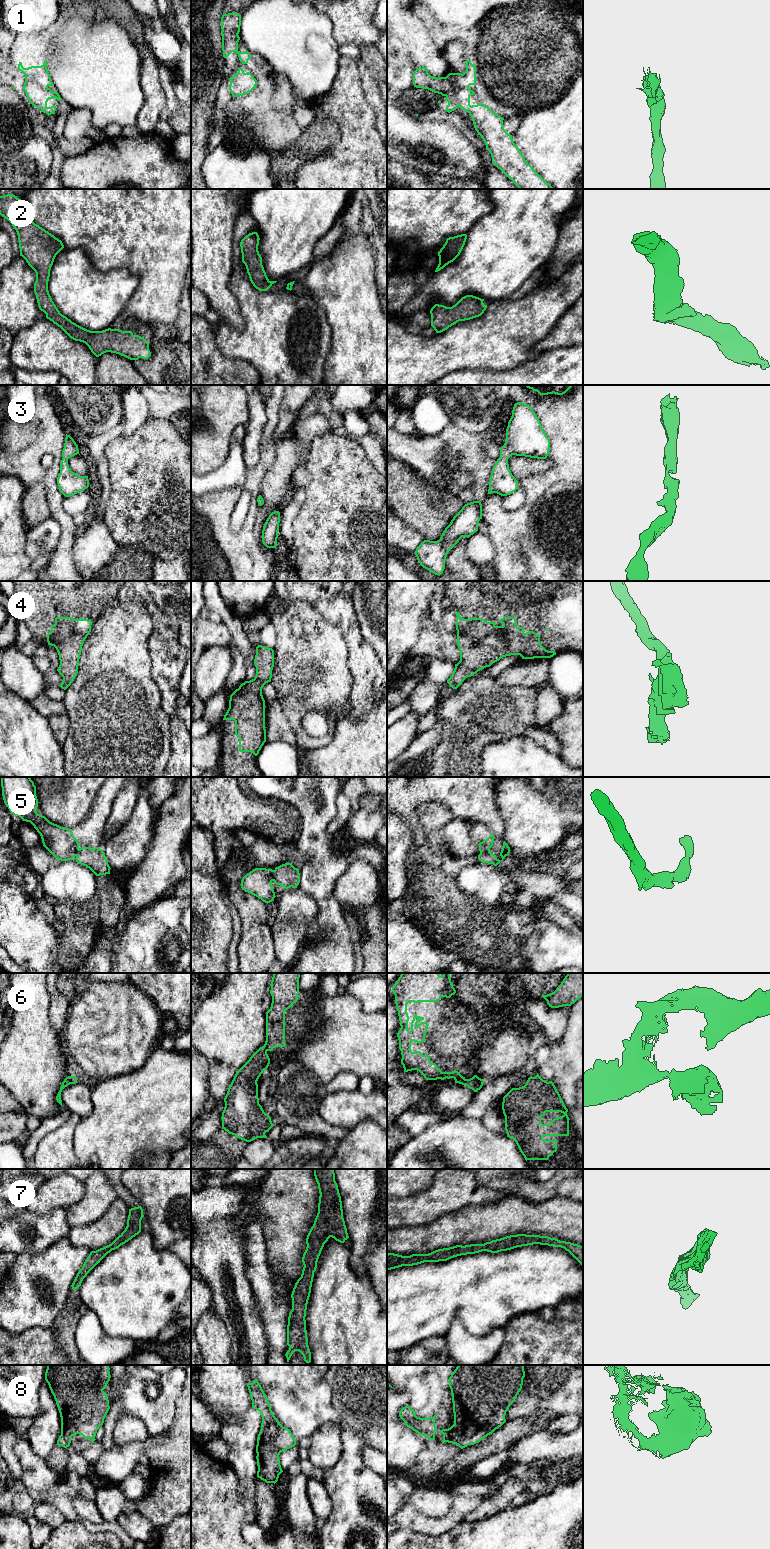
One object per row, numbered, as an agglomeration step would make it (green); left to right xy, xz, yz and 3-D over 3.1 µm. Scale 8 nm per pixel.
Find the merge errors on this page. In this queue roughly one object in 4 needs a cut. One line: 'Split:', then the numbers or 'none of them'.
Split: none of them

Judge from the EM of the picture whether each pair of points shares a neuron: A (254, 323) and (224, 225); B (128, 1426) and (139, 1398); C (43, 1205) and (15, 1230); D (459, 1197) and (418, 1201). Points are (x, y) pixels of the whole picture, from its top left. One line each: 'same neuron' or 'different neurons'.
A: different neurons
B: different neurons
C: different neurons
D: same neuron

